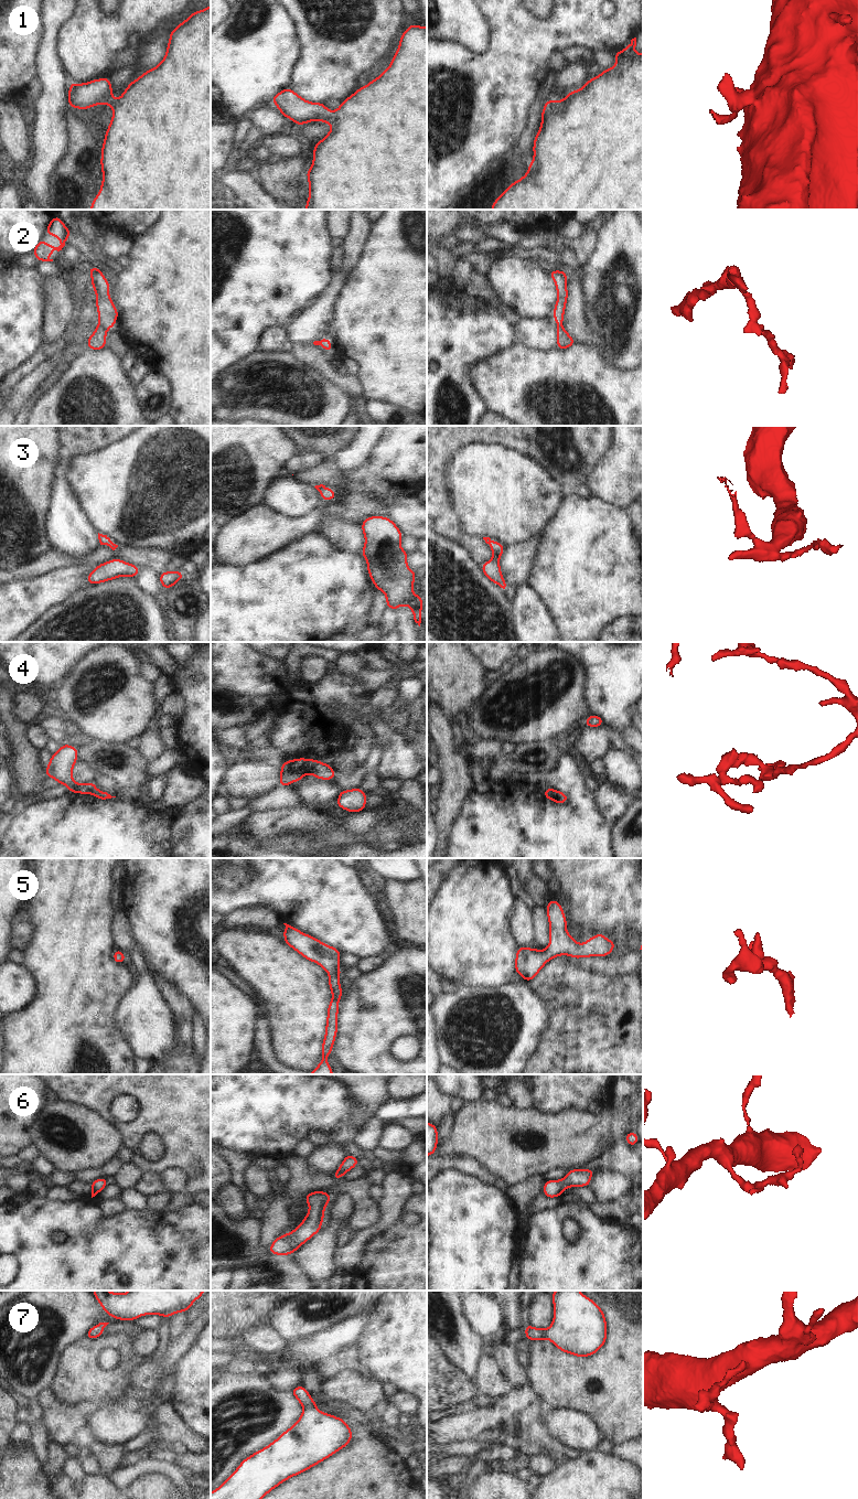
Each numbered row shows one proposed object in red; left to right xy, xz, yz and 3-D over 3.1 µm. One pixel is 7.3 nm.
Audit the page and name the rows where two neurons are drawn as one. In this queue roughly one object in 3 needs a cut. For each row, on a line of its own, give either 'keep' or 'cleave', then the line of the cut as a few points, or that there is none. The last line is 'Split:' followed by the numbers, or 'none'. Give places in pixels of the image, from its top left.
1: keep | no cut
2: cleave | xy (99, 322), (107, 328)
3: keep | no cut
4: cleave | xz (312, 759), (308, 772)
5: keep | no cut
6: keep | no cut
7: keep | no cut
Split: 2, 4

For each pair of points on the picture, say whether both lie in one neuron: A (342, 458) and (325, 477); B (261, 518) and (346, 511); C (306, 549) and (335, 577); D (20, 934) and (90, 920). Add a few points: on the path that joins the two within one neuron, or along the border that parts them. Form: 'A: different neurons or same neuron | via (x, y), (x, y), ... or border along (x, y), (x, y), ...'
A: different neurons | border along (332, 458), (340, 469)
B: same neuron | via (282, 525), (306, 525), (325, 511)
C: same neuron | via (313, 556), (328, 570)
D: different neurons | border along (25, 911), (32, 935), (23, 951)

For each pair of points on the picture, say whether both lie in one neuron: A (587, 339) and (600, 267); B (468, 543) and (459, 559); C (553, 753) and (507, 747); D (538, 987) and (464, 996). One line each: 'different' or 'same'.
A: different
B: different
C: different
D: different

